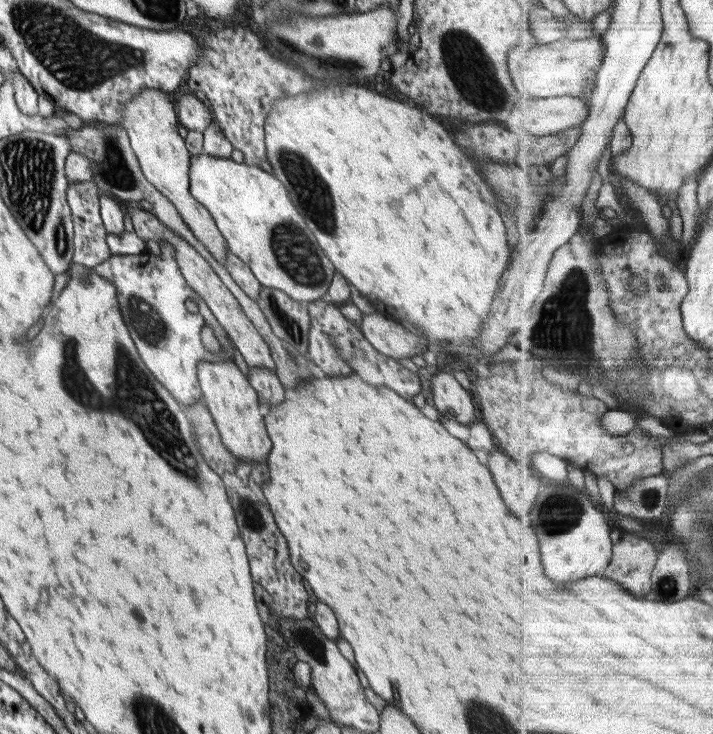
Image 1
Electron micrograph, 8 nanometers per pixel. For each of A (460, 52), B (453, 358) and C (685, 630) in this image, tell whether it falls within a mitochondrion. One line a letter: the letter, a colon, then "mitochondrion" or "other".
A: mitochondrion
B: other
C: other

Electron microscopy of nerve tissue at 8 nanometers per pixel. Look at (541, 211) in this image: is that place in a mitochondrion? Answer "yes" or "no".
no

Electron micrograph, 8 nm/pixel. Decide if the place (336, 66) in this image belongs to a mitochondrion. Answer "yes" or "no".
yes

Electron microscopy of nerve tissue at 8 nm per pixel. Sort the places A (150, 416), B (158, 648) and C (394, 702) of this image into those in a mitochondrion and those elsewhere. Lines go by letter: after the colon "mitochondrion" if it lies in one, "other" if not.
A: mitochondrion
B: other
C: other

